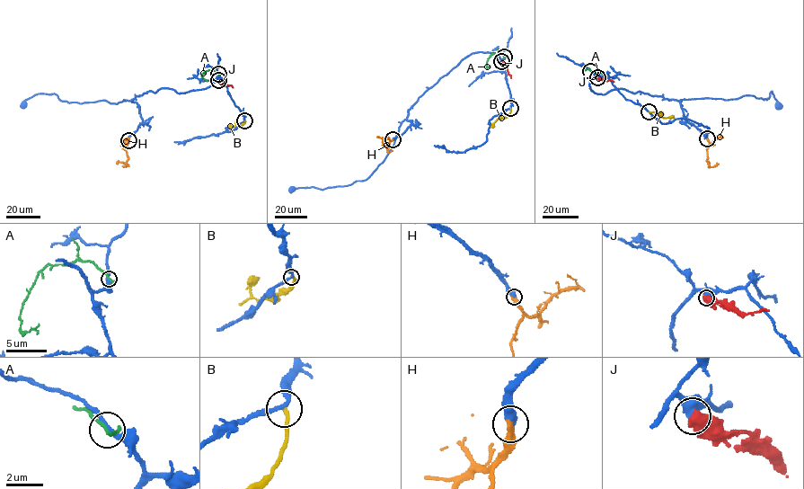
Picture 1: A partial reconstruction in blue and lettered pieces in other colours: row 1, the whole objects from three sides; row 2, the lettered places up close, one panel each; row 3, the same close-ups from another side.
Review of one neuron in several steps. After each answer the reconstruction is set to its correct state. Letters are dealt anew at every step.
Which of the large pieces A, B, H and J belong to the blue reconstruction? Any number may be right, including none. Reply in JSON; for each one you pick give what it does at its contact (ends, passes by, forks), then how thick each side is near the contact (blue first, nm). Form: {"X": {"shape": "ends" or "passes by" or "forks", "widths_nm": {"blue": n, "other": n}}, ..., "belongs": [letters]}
{"H": {"shape": "ends", "widths_nm": {"blue": 480, "other": 440}}, "belongs": ["H"]}

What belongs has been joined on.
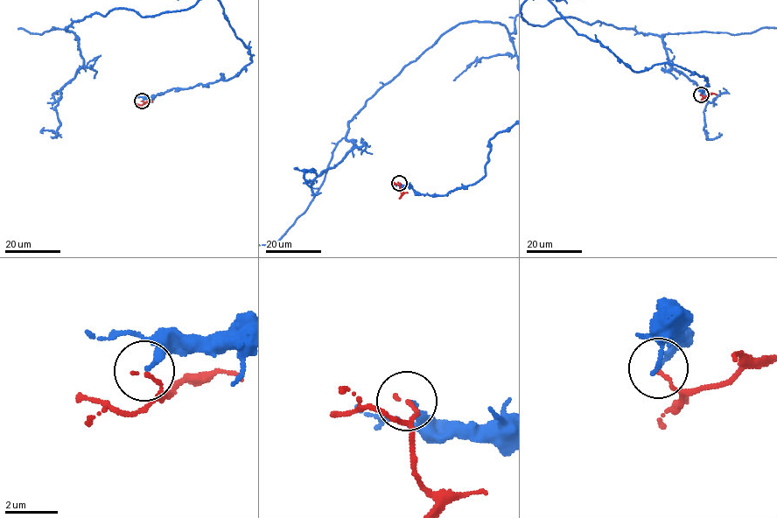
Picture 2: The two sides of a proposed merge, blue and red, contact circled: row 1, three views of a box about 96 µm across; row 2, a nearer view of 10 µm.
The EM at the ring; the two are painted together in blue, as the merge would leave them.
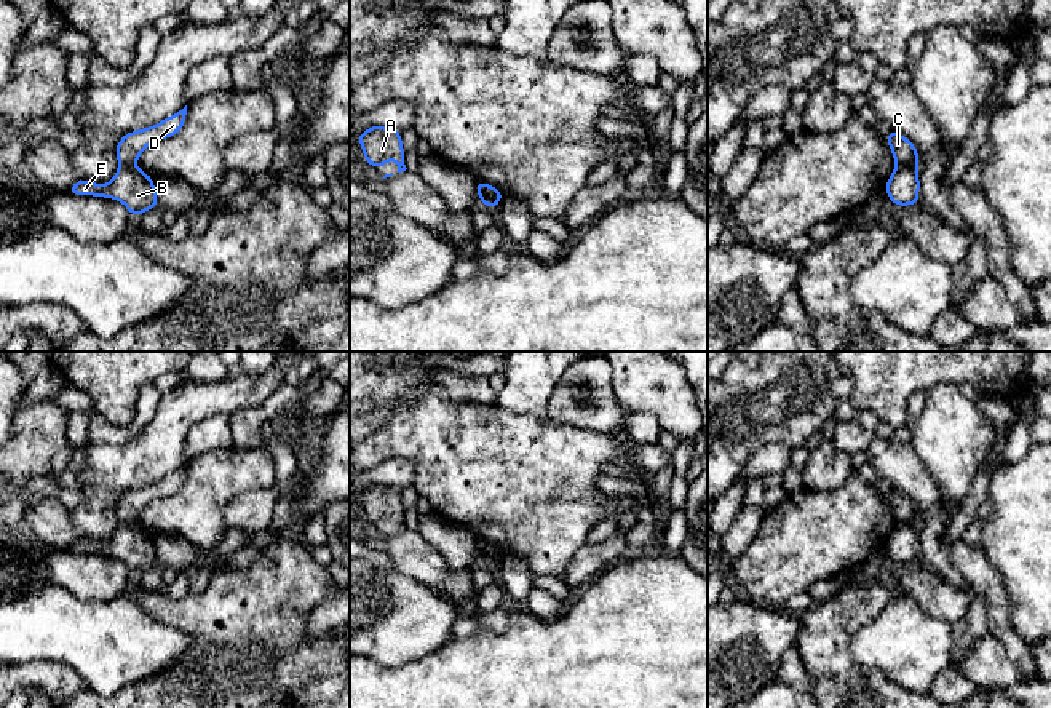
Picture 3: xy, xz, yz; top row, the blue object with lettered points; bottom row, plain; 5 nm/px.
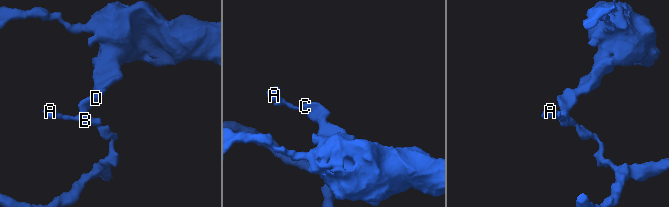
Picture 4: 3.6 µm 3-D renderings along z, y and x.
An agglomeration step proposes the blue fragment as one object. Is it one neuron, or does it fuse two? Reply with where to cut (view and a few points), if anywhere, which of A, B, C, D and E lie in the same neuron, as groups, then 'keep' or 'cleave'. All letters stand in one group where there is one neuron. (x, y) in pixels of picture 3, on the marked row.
cut in yz along (896, 163), (917, 167); A B E / C D; cleave

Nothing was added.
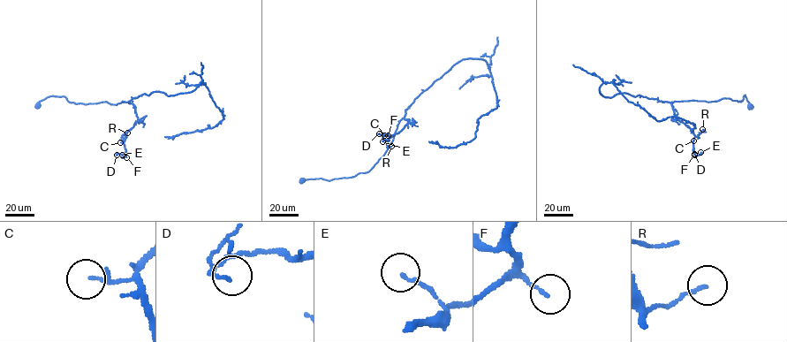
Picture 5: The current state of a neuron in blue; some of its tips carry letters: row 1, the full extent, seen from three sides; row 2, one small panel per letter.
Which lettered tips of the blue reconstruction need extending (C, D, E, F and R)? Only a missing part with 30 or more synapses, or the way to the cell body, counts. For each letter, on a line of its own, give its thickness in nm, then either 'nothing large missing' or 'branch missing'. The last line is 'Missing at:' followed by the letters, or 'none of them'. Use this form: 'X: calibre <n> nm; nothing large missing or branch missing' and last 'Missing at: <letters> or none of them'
C: calibre 110 nm; nothing large missing
D: calibre 80 nm; nothing large missing
E: calibre 130 nm; nothing large missing
F: calibre 90 nm; nothing large missing
R: calibre 120 nm; nothing large missing
Missing at: none of them

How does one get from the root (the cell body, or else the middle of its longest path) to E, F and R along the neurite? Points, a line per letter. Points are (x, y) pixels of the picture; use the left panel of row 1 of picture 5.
E: (38, 105), (53, 96), (85, 104), (132, 102), (138, 119), (126, 133), (126, 151), (123, 158), (122, 155)
F: (38, 105), (53, 96), (85, 104), (132, 102), (138, 119), (124, 142), (126, 157)
R: (38, 105), (53, 96), (85, 104), (132, 102), (138, 119), (124, 139), (122, 135), (127, 132)

